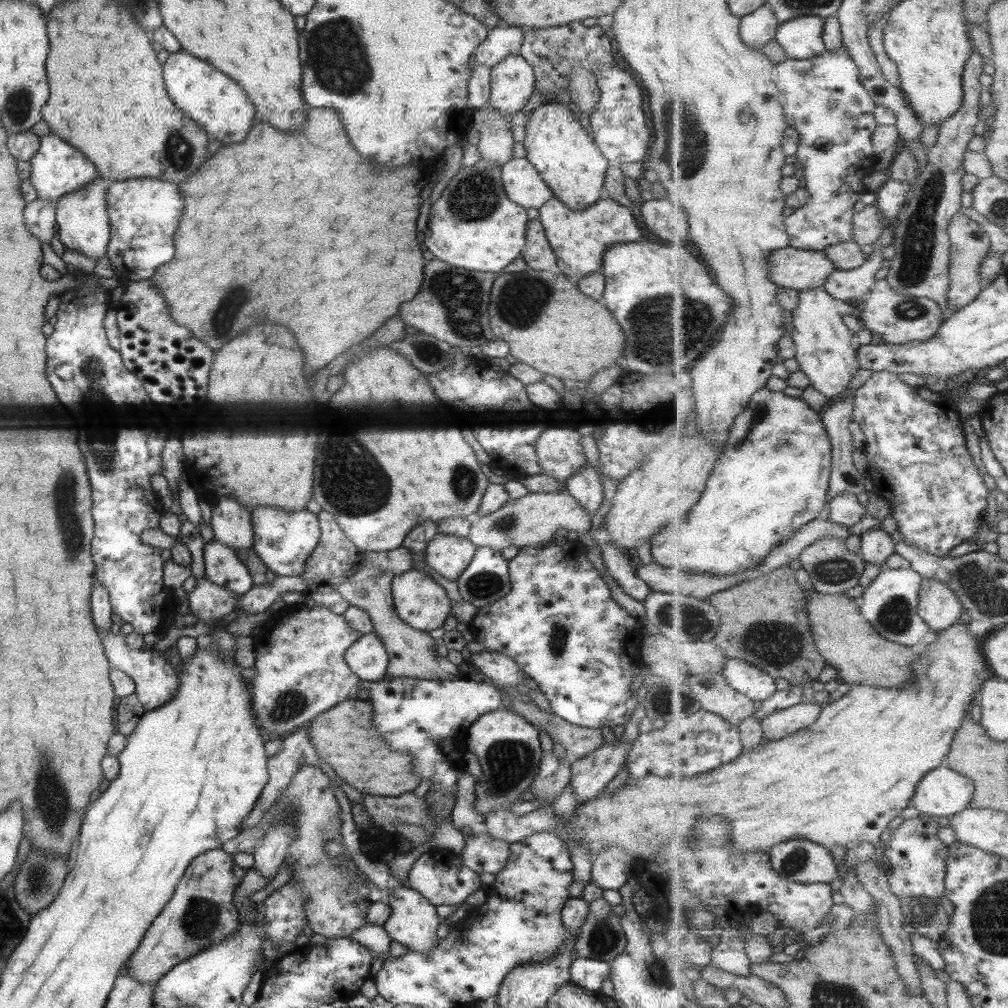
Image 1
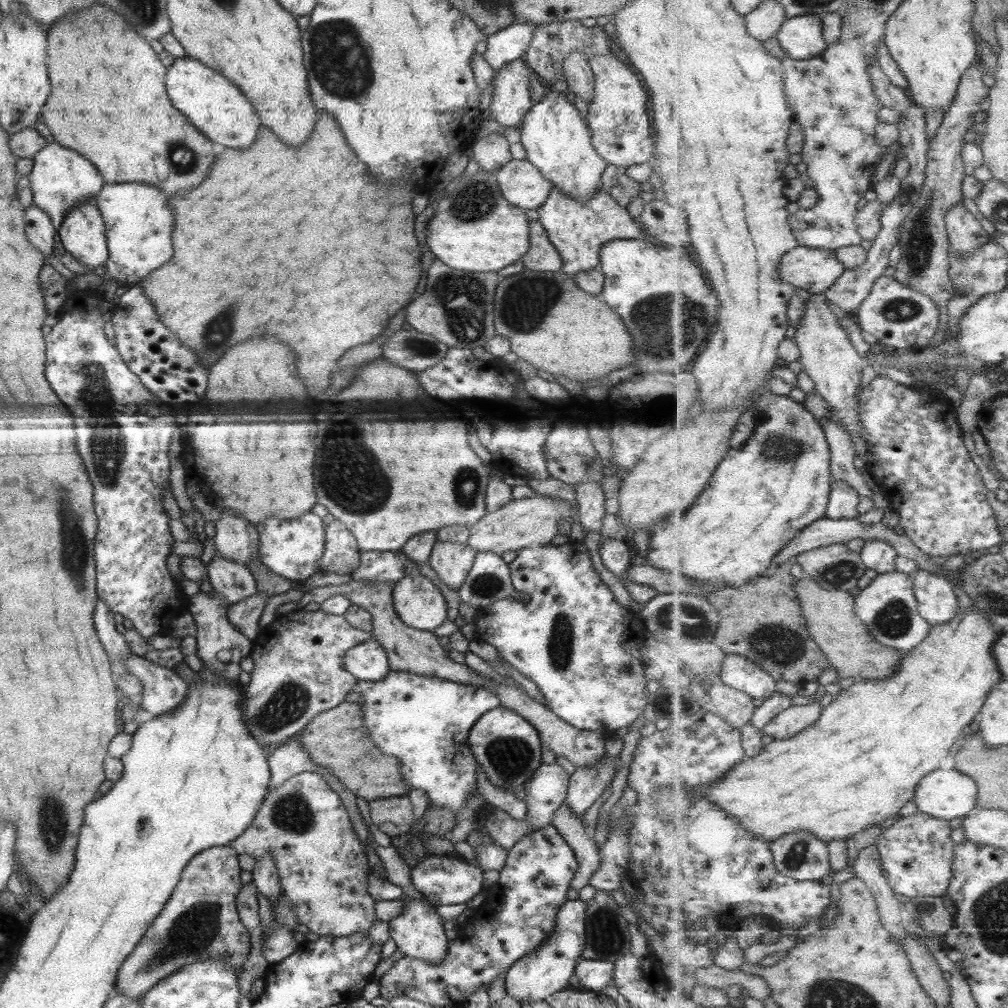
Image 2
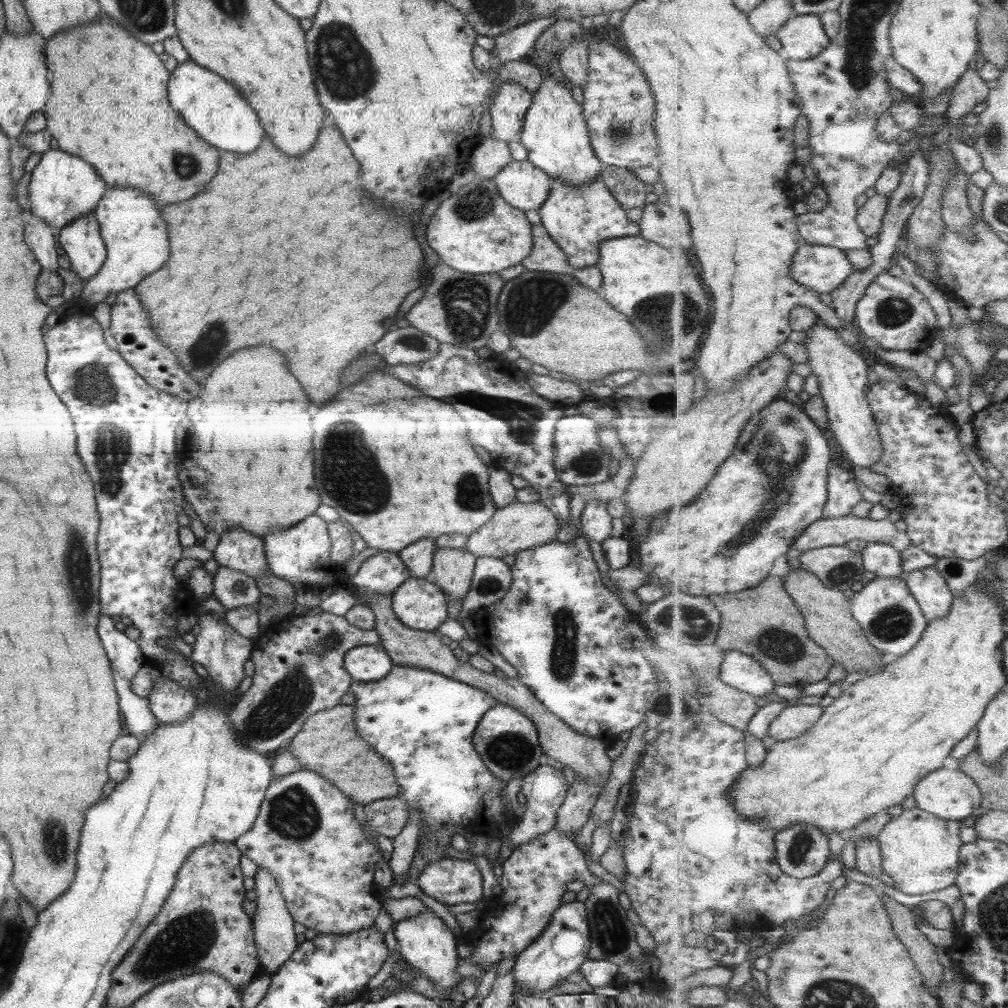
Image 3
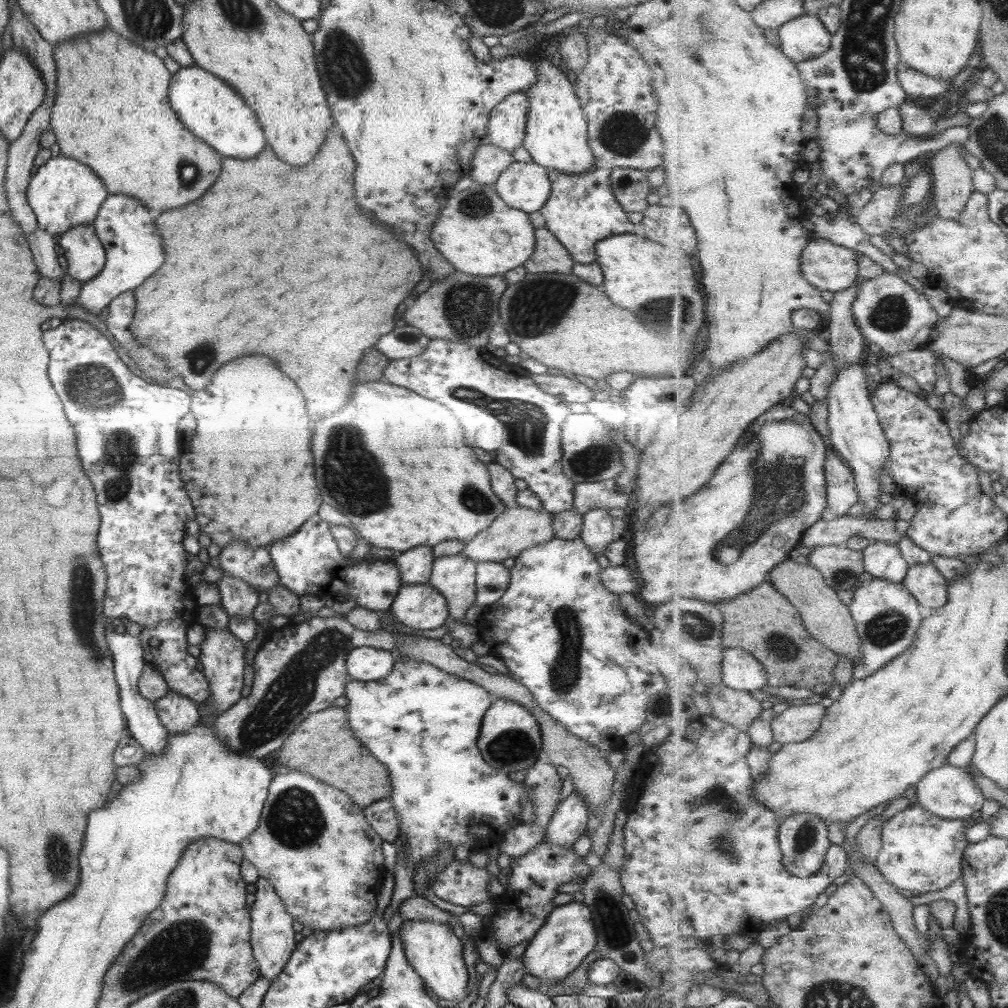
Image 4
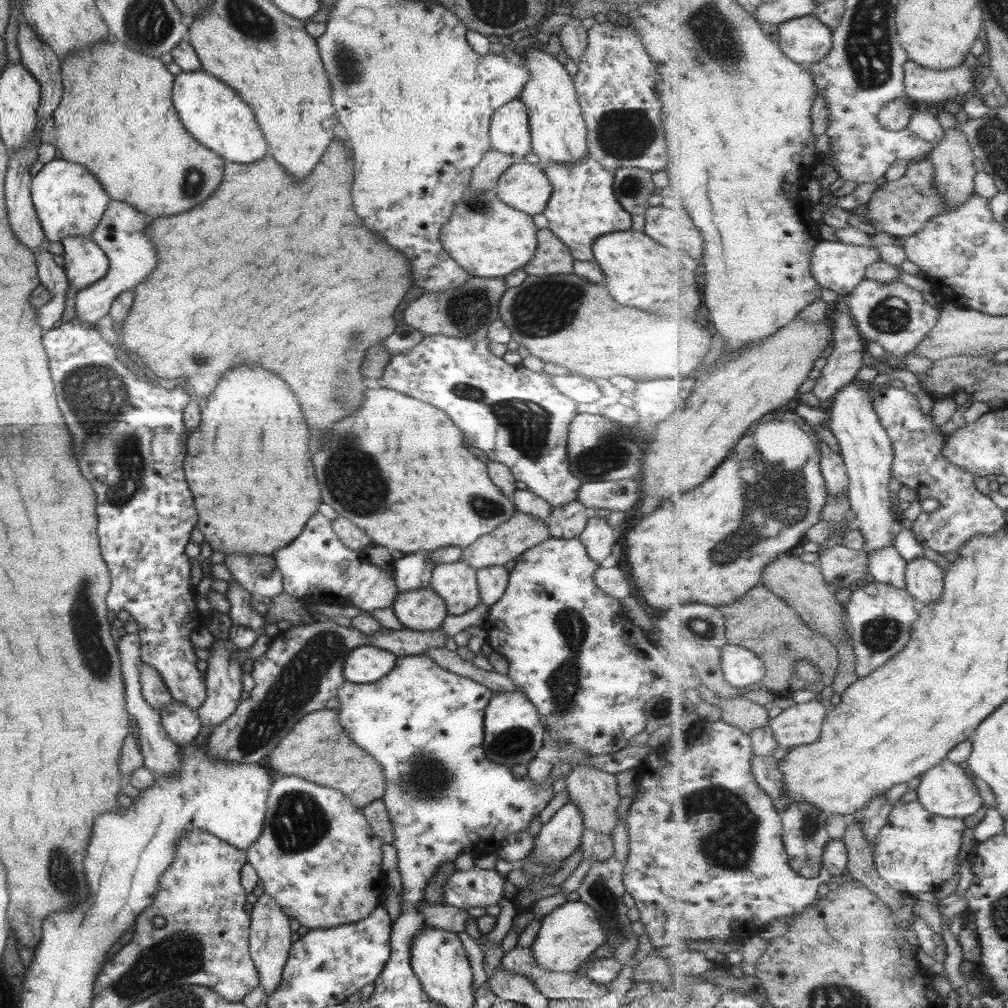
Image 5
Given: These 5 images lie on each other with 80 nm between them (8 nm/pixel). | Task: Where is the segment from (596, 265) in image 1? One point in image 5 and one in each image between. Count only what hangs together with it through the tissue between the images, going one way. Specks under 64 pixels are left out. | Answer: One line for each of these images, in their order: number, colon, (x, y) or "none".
2: (577, 230)
3: (578, 219)
4: (580, 210)
5: (582, 207)

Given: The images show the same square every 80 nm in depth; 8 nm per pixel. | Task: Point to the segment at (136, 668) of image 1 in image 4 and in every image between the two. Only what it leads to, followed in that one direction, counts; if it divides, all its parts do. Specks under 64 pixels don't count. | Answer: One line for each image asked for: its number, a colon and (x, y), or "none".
2: (162, 689)
3: (169, 702)
4: (177, 714)

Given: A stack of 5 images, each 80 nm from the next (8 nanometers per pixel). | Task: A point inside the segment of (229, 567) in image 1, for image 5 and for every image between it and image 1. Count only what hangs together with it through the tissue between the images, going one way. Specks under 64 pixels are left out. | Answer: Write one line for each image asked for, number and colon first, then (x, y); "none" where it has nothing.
2: (233, 582)
3: (232, 589)
4: (238, 600)
5: (240, 613)

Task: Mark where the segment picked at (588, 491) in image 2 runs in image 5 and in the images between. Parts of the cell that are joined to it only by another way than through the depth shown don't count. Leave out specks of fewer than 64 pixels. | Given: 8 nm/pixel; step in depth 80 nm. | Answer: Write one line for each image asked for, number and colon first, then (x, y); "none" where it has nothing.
3: (595, 523)
4: (597, 531)
5: (597, 536)

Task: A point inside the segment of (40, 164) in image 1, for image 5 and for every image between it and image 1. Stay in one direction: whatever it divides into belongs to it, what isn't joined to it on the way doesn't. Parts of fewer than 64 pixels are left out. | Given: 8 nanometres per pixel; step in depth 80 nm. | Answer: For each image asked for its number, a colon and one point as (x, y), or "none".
2: (60, 177)
3: (62, 186)
4: (63, 193)
5: (68, 201)

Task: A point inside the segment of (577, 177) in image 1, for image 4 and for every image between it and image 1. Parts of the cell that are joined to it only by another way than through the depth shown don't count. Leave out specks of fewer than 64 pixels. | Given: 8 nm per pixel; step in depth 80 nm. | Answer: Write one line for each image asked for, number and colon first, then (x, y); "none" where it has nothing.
2: (557, 142)
3: (554, 134)
4: (555, 131)

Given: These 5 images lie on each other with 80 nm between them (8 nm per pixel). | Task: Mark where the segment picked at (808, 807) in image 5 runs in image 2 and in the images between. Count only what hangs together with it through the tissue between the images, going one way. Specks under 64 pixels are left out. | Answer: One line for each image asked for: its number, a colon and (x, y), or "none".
2: (801, 855)
3: (803, 850)
4: (805, 839)

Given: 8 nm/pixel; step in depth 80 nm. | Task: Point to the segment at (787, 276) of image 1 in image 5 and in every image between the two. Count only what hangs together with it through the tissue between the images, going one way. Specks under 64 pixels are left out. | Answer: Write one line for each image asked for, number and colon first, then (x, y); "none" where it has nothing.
2: (816, 270)
3: (821, 268)
4: (828, 266)
5: (841, 267)

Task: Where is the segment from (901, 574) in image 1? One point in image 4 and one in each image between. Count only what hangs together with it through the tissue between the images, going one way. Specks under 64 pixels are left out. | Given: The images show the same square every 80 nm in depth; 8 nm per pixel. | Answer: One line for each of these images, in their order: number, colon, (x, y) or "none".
2: (889, 608)
3: (891, 618)
4: (888, 617)

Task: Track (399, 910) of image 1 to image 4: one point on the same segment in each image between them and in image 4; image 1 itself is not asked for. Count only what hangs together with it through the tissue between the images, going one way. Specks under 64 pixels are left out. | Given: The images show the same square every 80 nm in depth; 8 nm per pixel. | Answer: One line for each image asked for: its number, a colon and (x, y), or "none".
2: (417, 931)
3: (425, 943)
4: (432, 949)

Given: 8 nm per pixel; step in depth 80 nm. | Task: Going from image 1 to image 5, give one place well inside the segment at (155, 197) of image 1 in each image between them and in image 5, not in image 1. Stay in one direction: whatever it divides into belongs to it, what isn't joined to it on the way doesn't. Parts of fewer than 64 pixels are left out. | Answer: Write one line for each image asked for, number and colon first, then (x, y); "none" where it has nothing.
2: (138, 219)
3: (131, 226)
4: (125, 227)
5: (121, 234)

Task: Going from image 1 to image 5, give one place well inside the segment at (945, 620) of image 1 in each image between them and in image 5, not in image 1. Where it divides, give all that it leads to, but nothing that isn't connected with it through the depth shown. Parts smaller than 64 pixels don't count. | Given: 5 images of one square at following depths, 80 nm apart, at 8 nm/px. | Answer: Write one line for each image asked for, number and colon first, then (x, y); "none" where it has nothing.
2: (937, 601)
3: (931, 589)
4: (926, 582)
5: (926, 580)

